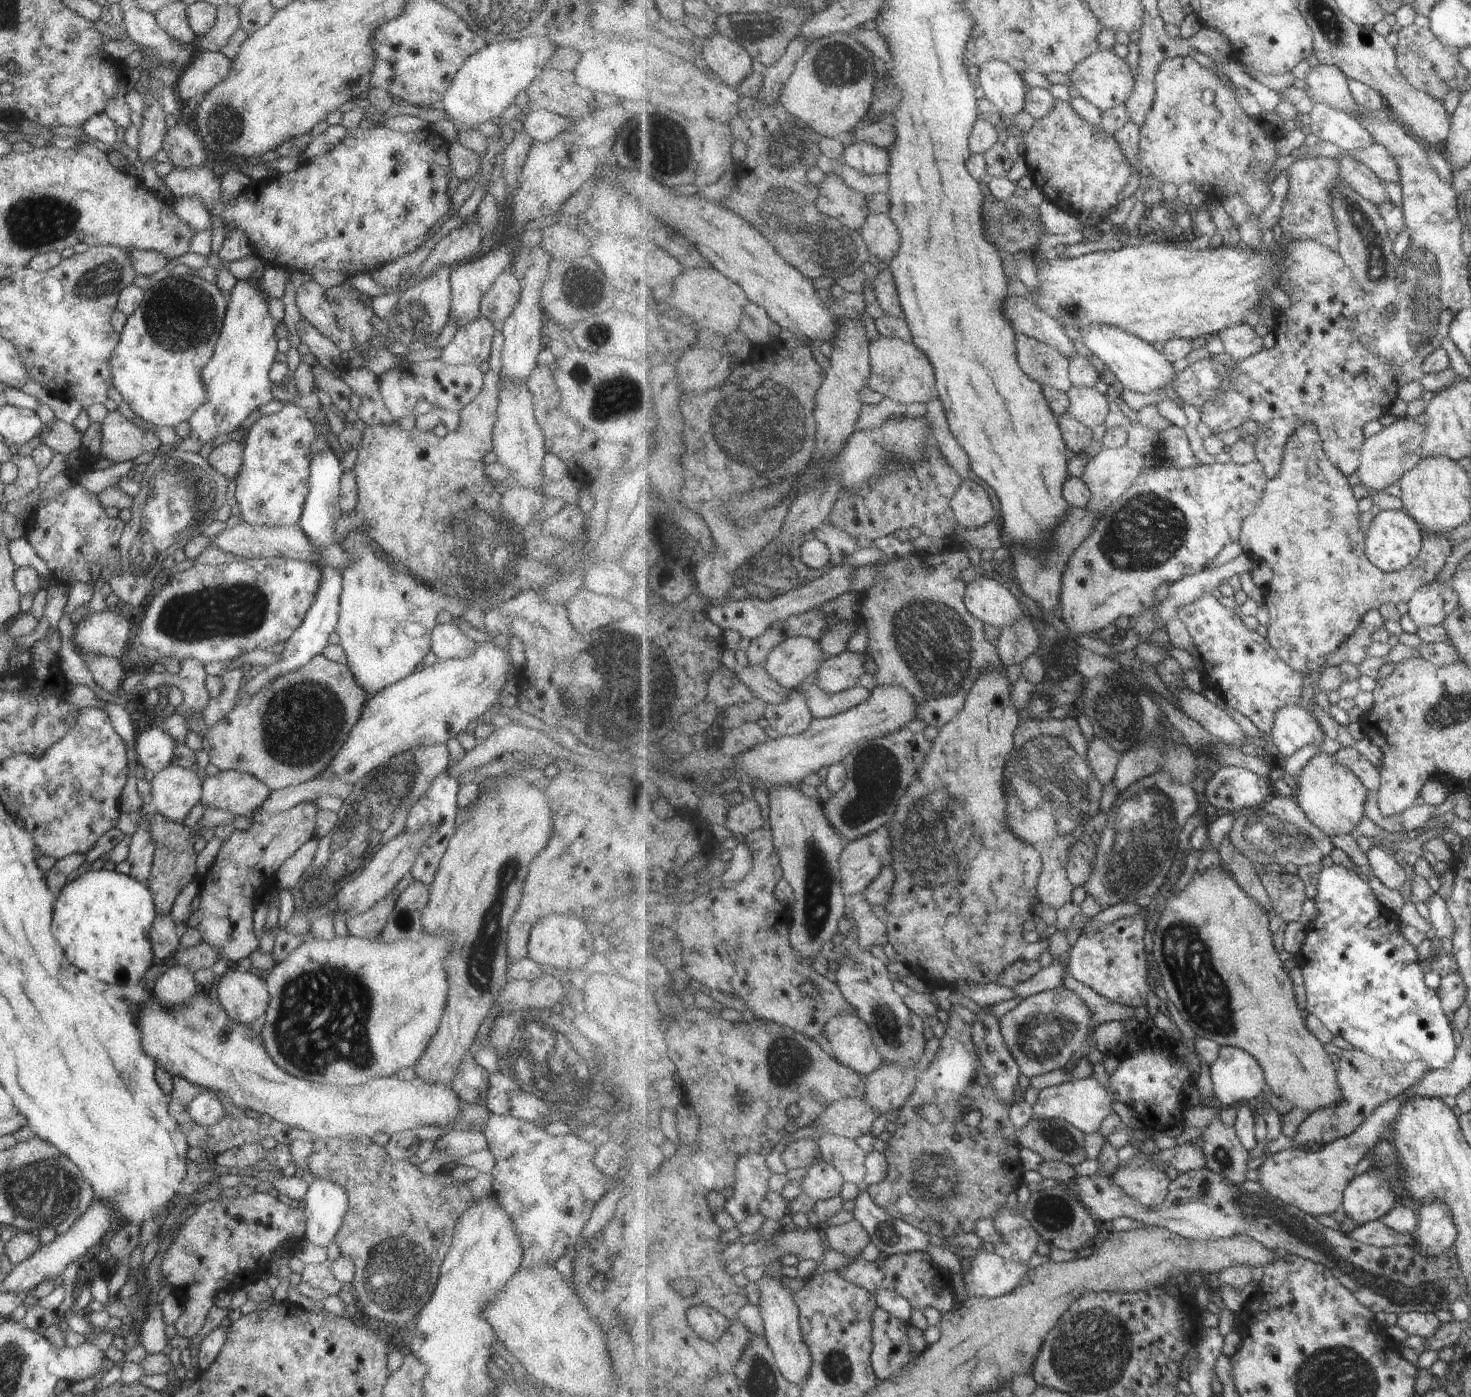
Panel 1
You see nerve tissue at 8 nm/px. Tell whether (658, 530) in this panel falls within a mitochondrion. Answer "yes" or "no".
no

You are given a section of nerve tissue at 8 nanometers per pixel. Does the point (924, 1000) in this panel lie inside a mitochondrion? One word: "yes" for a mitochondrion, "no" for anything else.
no

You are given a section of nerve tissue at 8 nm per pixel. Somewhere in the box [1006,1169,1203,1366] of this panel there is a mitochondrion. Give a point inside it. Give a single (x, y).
(1055, 1214)

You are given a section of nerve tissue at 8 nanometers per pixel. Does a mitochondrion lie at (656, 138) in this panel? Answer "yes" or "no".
yes

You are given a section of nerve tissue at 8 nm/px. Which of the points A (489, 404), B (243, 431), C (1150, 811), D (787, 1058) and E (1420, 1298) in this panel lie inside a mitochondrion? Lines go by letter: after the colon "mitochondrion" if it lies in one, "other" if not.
A: other
B: other
C: mitochondrion
D: mitochondrion
E: other

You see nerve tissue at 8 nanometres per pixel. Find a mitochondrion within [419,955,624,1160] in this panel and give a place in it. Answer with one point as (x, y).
(553, 1081)

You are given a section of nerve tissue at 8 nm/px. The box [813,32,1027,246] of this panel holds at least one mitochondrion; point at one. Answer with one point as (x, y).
(836, 69)

